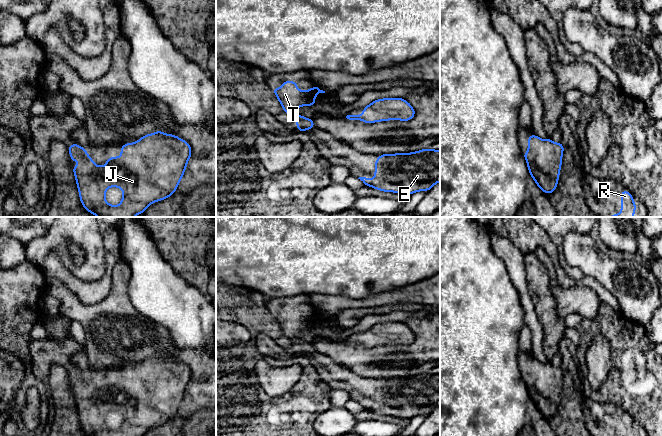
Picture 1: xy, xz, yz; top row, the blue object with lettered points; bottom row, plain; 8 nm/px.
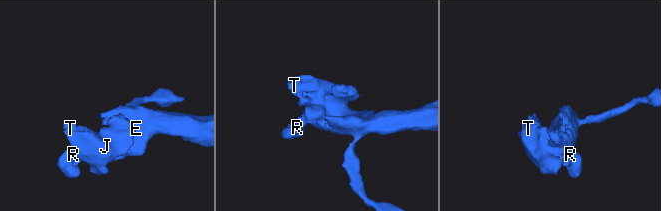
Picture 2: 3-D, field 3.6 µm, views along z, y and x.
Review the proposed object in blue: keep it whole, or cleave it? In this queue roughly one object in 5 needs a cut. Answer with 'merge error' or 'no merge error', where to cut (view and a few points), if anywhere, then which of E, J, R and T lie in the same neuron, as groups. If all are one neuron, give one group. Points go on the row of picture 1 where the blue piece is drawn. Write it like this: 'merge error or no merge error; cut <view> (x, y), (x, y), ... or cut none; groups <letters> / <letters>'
no merge error; cut none; groups E J R T

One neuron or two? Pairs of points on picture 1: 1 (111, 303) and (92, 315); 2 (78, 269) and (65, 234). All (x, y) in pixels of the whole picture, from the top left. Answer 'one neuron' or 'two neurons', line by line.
1: one neuron
2: one neuron

